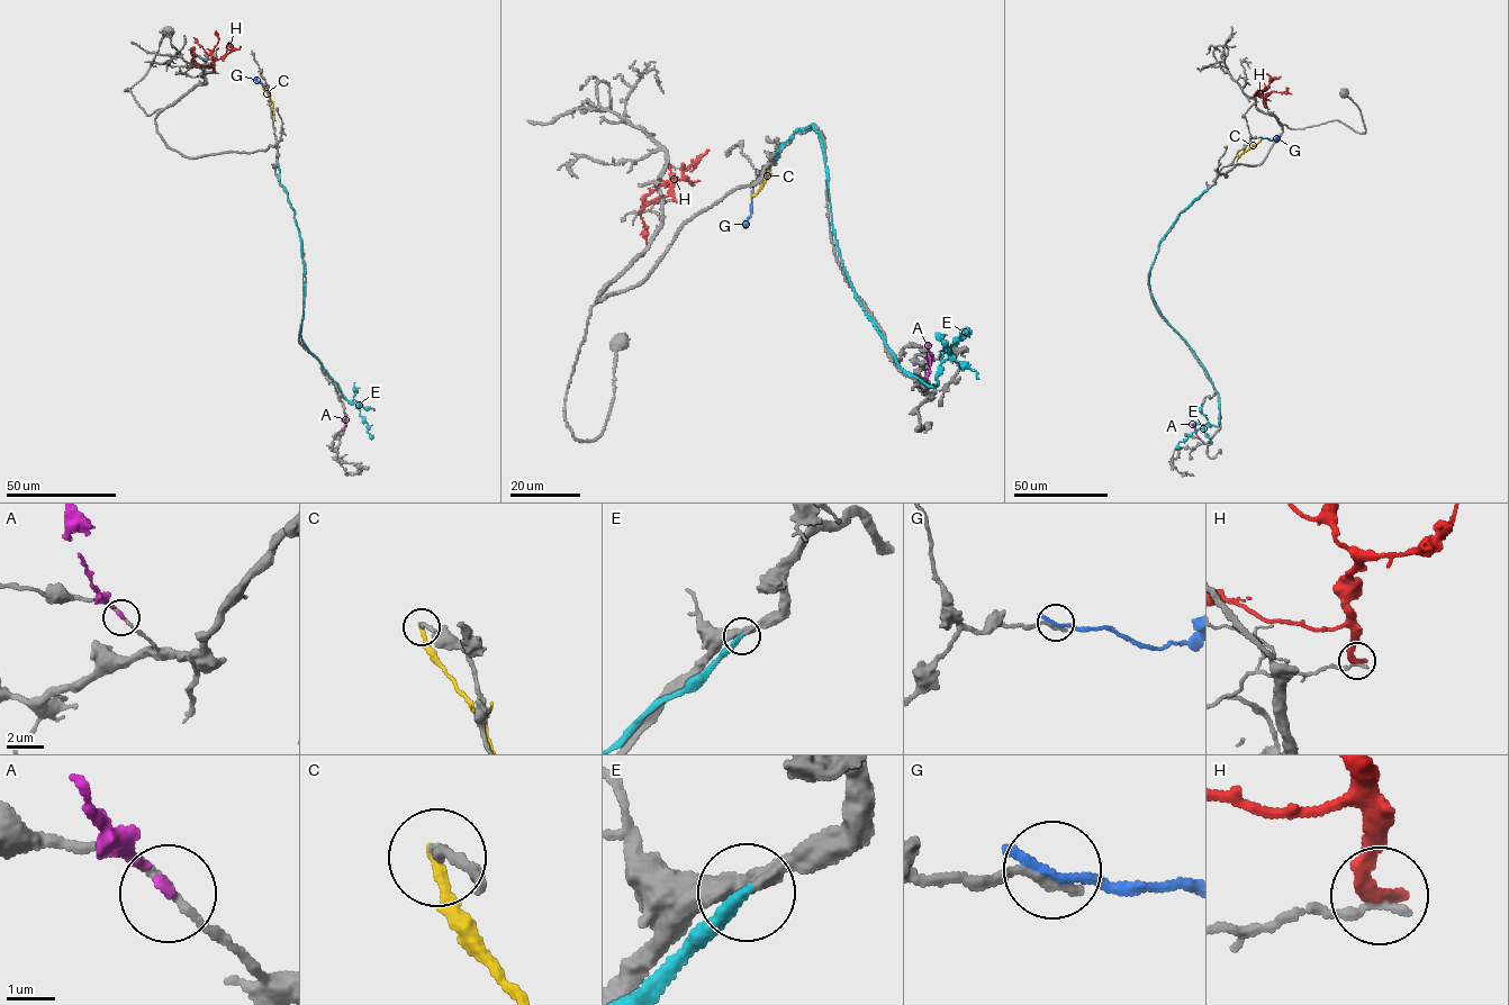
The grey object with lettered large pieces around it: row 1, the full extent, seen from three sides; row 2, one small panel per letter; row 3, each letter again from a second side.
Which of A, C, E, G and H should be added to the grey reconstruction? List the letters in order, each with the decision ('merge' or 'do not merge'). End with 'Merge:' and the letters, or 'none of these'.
A: do not merge
C: do not merge
E: do not merge
G: do not merge
H: do not merge
Merge: none of these

